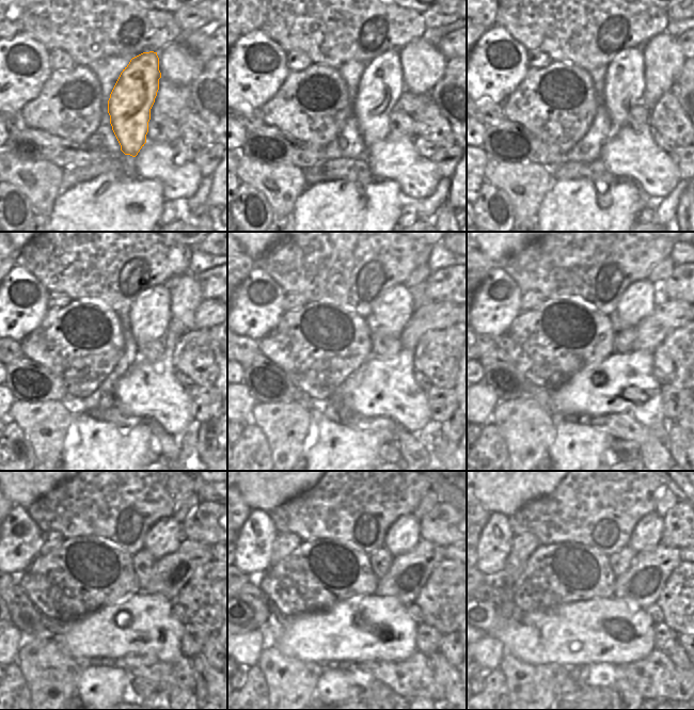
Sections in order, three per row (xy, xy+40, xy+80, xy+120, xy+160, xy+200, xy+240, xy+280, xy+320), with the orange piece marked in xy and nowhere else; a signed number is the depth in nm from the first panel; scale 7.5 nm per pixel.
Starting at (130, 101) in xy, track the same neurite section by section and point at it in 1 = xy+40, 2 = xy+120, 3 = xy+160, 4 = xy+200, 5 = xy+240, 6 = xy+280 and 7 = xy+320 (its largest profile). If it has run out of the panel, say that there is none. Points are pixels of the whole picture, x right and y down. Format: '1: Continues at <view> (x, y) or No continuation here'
1: Continues at xy+40 (381, 83)
2: Continues at xy+120 (148, 316)
3: Continues at xy+160 (391, 312)
4: Continues at xy+200 (639, 300)
5: Continues at xy+240 (164, 537)
6: Continues at xy+280 (404, 535)
7: Continues at xy+320 (646, 534).

